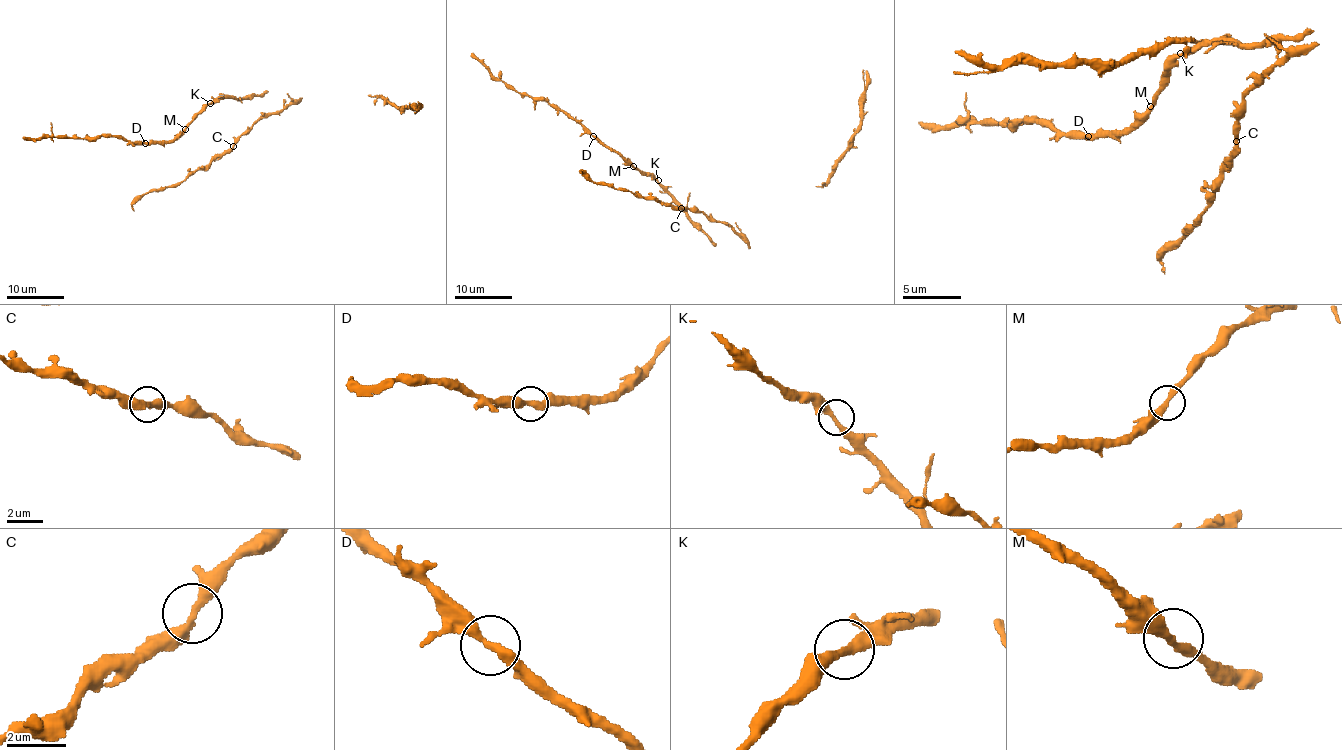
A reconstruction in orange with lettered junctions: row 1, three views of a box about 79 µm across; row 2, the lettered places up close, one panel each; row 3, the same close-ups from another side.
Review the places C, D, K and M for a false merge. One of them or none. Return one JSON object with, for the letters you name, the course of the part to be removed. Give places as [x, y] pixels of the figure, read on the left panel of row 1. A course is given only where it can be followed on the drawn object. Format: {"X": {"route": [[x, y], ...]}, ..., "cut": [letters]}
{"cut": []}

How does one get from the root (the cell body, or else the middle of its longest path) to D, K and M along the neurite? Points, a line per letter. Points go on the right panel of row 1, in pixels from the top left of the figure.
D: (1259, 45), (1194, 45), (1188, 48), (1165, 77), (1165, 89), (1156, 101), (1127, 130), (1097, 130), (1088, 136)
K: (1259, 45), (1197, 45), (1180, 53)
M: (1259, 45), (1194, 45), (1188, 48), (1165, 77), (1162, 92), (1150, 106)

